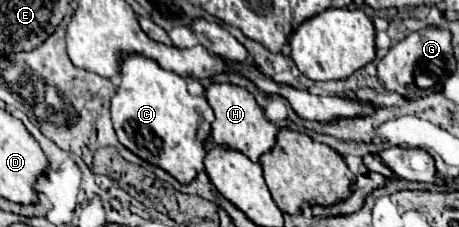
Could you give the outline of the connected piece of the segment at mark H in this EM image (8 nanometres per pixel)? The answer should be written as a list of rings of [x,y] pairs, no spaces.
[[[210,83],[206,87],[204,97],[206,97],[208,105],[214,111],[212,139],[216,143],[224,143],[224,145],[228,145],[228,147],[232,147],[236,151],[242,151],[254,163],[258,161],[258,157],[262,153],[272,149],[272,145],[276,141],[278,127],[272,121],[266,119],[264,111],[260,109],[260,105],[252,97],[252,93],[248,93],[248,89],[244,89],[240,85],[232,85],[232,83]]]

